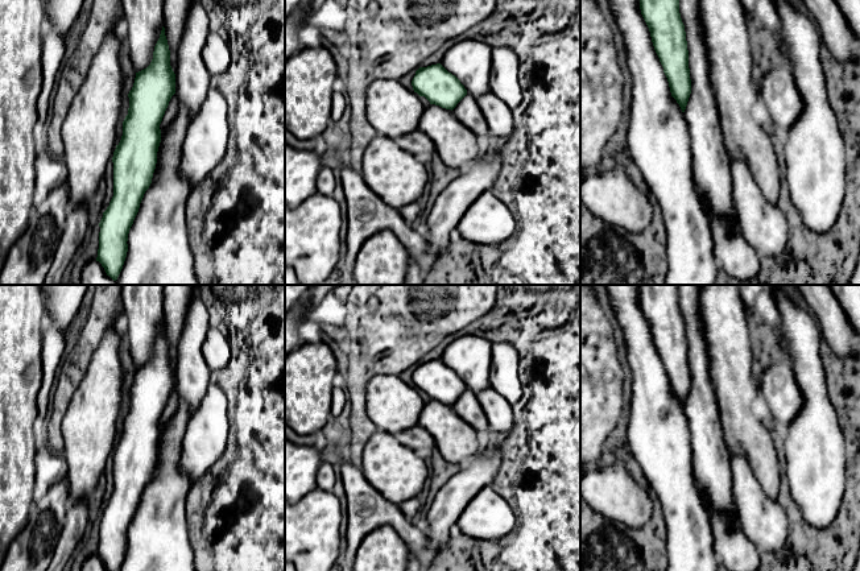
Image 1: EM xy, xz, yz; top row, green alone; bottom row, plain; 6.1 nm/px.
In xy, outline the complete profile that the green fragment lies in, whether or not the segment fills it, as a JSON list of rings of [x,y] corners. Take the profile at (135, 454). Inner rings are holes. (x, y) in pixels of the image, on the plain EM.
[[[162,322],[150,360],[136,368],[128,389],[123,431],[113,447],[113,492],[99,518],[96,556],[107,571],[119,571],[128,547],[128,529],[149,484],[161,438],[160,419],[175,389],[175,369]]]

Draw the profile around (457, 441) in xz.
[[[430,400],[421,411],[418,426],[431,434],[435,448],[448,463],[466,464],[480,450],[477,431],[451,405]]]

